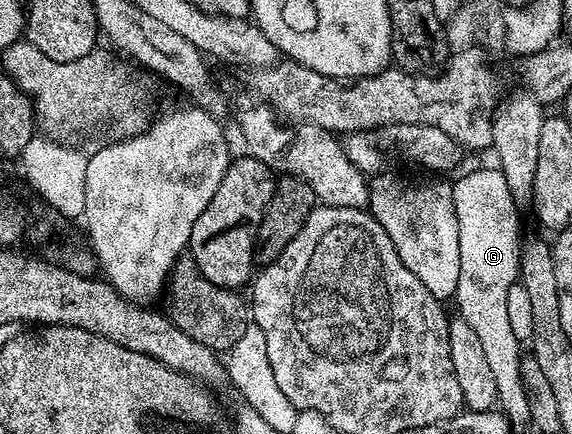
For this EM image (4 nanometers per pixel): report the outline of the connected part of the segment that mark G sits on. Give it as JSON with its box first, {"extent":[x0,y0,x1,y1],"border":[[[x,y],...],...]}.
{"extent":[451,166,525,404],"border":[[[495,166],[465,173],[459,181],[454,181],[451,193],[457,210],[457,226],[461,242],[461,278],[457,282],[453,300],[454,303],[459,303],[458,315],[463,316],[465,322],[469,322],[469,326],[473,326],[474,332],[481,337],[481,347],[485,349],[487,361],[493,369],[493,378],[497,378],[497,390],[502,403],[511,404],[515,396],[522,397],[525,392],[519,373],[521,342],[509,326],[507,309],[509,288],[519,280],[520,209],[513,196],[509,194],[509,182],[505,182],[505,174]]]}

